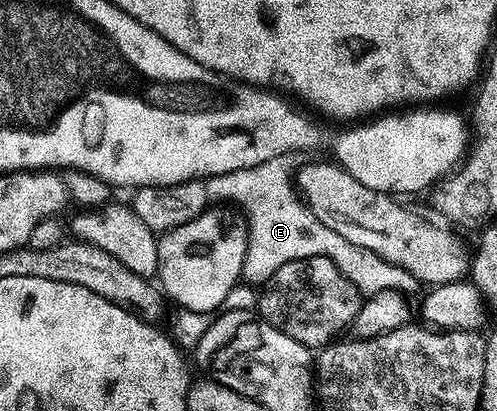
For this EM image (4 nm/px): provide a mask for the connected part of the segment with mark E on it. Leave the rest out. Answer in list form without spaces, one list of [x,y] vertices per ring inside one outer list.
[[[275,157],[266,163],[258,163],[258,167],[246,167],[242,171],[230,171],[226,175],[214,175],[213,177],[207,178],[208,195],[213,202],[228,203],[224,201],[233,201],[234,204],[241,205],[241,207],[244,208],[242,213],[248,222],[248,251],[246,253],[246,259],[244,260],[243,280],[253,287],[260,287],[272,278],[274,271],[278,271],[278,267],[282,267],[282,263],[290,263],[294,259],[306,259],[307,257],[329,257],[338,267],[338,271],[342,271],[342,275],[346,275],[346,279],[350,279],[350,283],[354,283],[354,287],[358,287],[358,291],[361,295],[371,295],[373,293],[381,293],[382,291],[390,291],[391,289],[397,289],[404,295],[412,295],[412,292],[418,288],[418,282],[410,271],[379,257],[374,251],[366,251],[366,247],[358,247],[354,243],[350,243],[350,239],[342,239],[342,235],[338,235],[338,231],[330,231],[330,227],[323,225],[321,221],[308,210],[308,206],[304,204],[303,200],[301,200],[294,190],[294,179],[290,174],[290,169],[288,173],[288,163],[290,163],[288,157]]]

